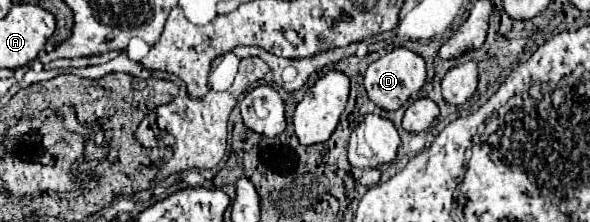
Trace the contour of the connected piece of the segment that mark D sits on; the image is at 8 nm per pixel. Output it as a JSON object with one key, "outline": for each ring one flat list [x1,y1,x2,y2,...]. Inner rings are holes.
{"outline":[[399,47,399,49,393,49,391,53,383,55,381,59,377,59,375,63,371,63,367,67,367,73,365,73,365,91,369,95,369,99,385,109,385,111,397,111,401,105,405,105,425,83,425,61,423,57,419,57,417,53,405,49,405,47]]}

